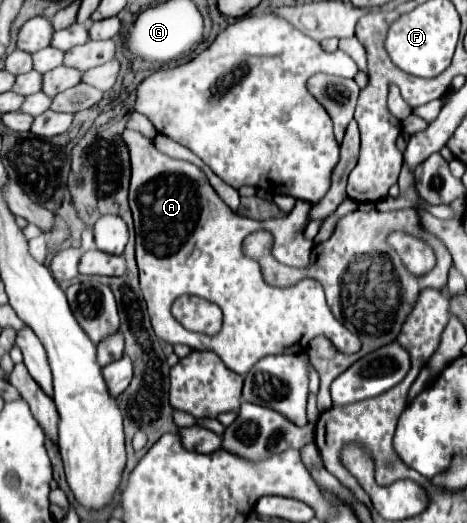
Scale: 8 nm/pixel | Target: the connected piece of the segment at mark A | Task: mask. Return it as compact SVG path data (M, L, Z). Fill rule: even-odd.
M125 130L123 140L129 146L131 152L131 188L129 188L129 206L135 220L135 232L137 232L137 266L139 266L139 278L141 278L141 290L147 300L149 316L155 334L159 340L177 346L187 344L193 350L209 350L215 352L227 368L233 372L245 376L249 368L269 354L281 354L281 352L299 352L305 350L307 344L315 336L325 336L341 352L357 352L361 348L361 340L357 334L353 334L347 326L343 326L335 316L331 314L323 286L313 278L303 278L295 286L277 288L263 280L261 264L243 252L243 241L248 232L267 230L273 236L272 255L281 264L293 266L293 268L307 268L309 254L313 248L313 240L305 238L305 226L308 222L308 214L311 204L304 200L297 200L293 210L287 215L263 220L251 220L231 210L213 190L203 170L199 170L195 164L169 158L161 154L153 140L147 140L145 136L139 136L135 130ZM181 294L193 294L199 298L205 298L213 304L217 304L223 310L223 326L215 336L205 336L201 332L185 330L173 316L171 316L171 302Z

